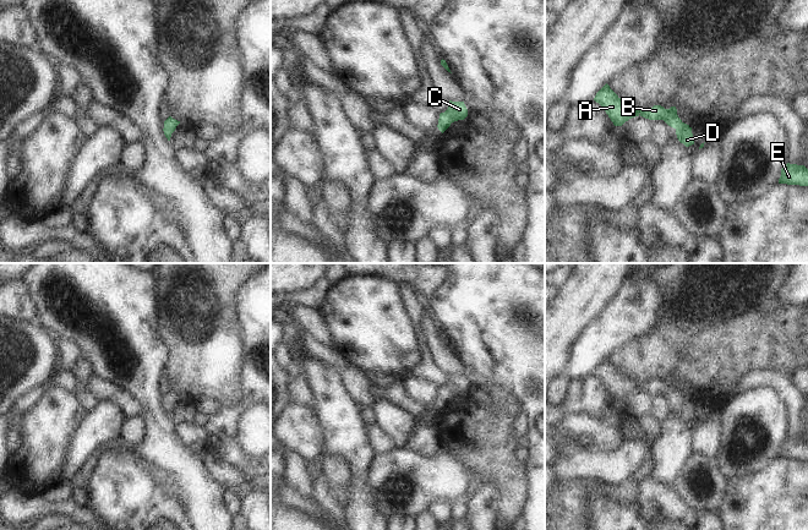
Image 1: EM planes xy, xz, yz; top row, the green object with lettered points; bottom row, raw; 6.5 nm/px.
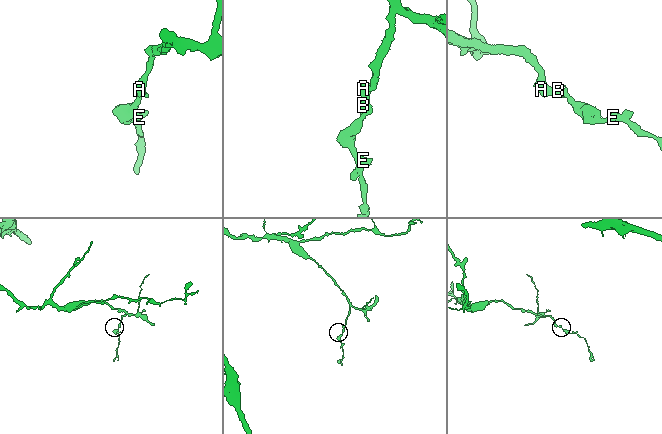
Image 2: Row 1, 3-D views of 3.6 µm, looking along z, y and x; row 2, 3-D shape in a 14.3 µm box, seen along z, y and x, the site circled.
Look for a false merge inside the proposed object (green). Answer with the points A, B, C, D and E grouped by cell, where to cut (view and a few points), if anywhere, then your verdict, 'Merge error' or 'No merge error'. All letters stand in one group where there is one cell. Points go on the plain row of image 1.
Groups: A B C D E. No split. No merge error.

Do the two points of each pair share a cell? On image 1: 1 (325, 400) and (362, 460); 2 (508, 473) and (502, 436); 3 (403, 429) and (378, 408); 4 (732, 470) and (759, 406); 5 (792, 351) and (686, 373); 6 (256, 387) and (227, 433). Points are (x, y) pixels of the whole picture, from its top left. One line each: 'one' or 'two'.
1: one
2: one
3: one
4: one
5: one
6: one

